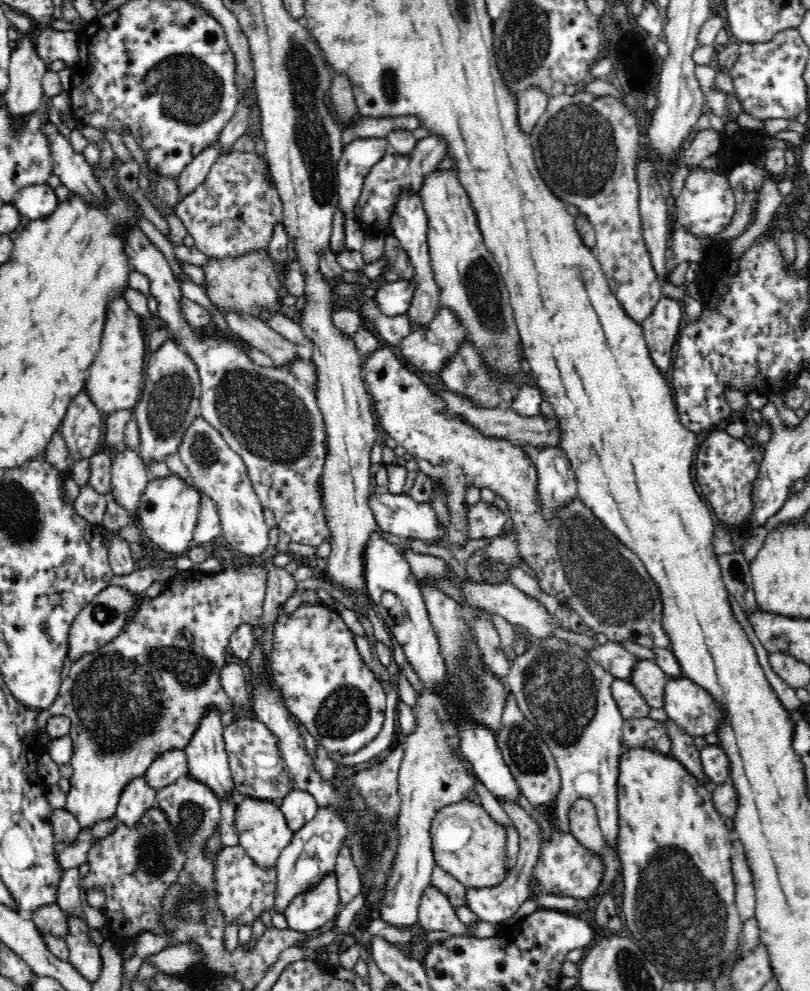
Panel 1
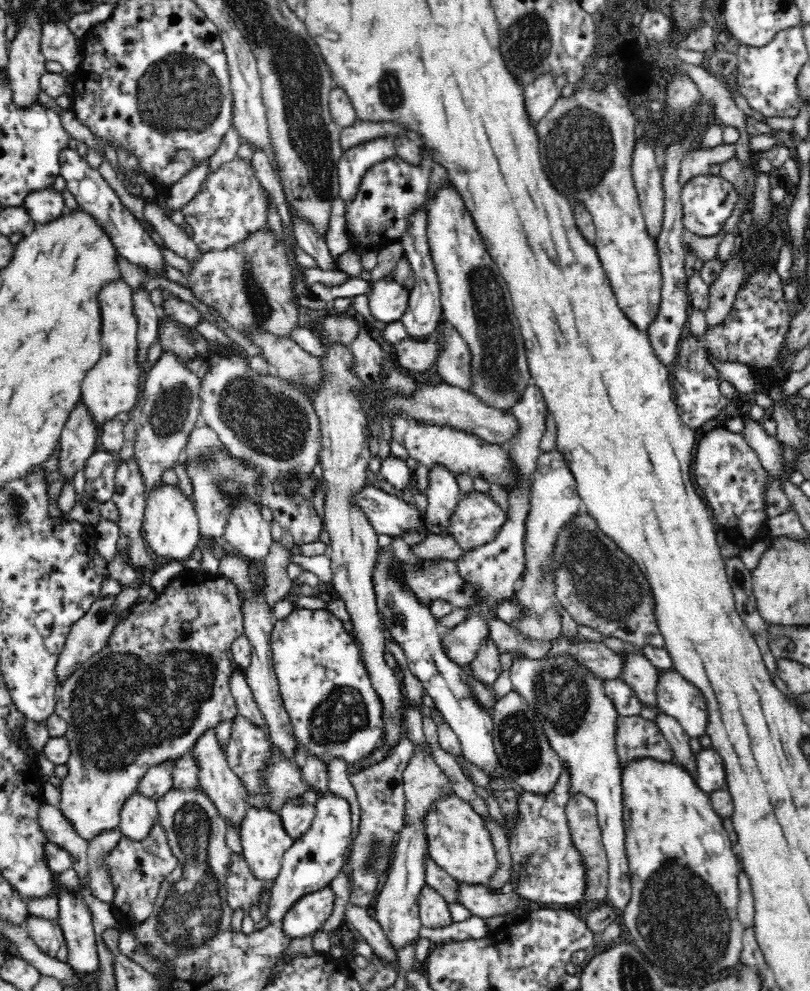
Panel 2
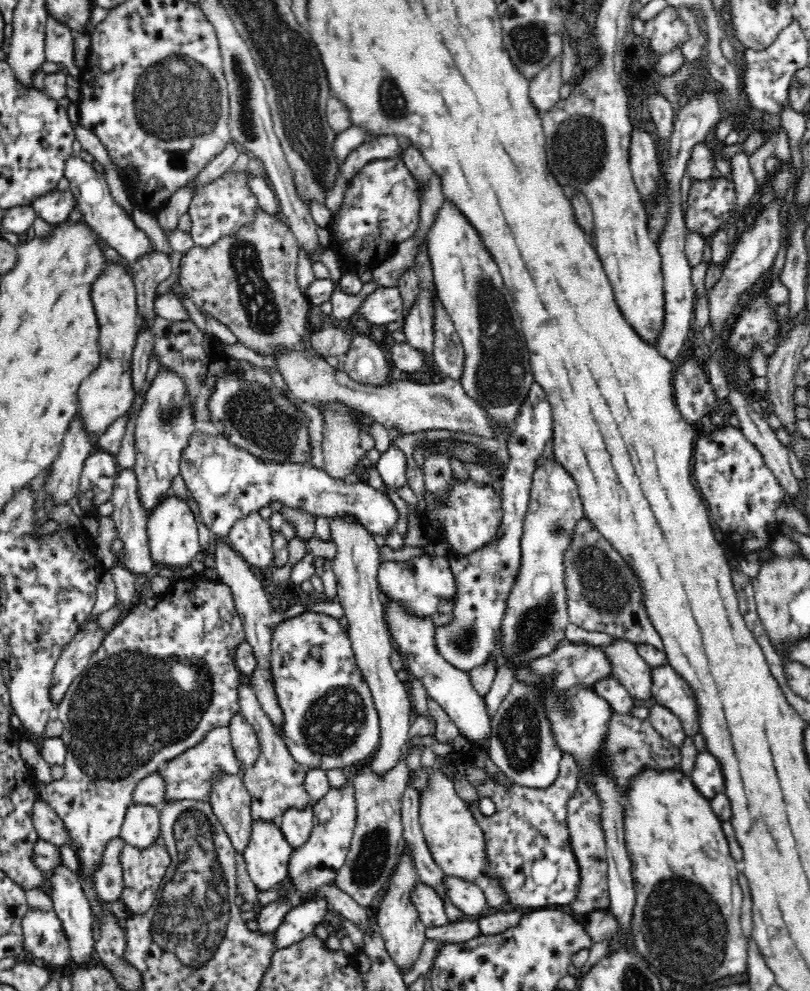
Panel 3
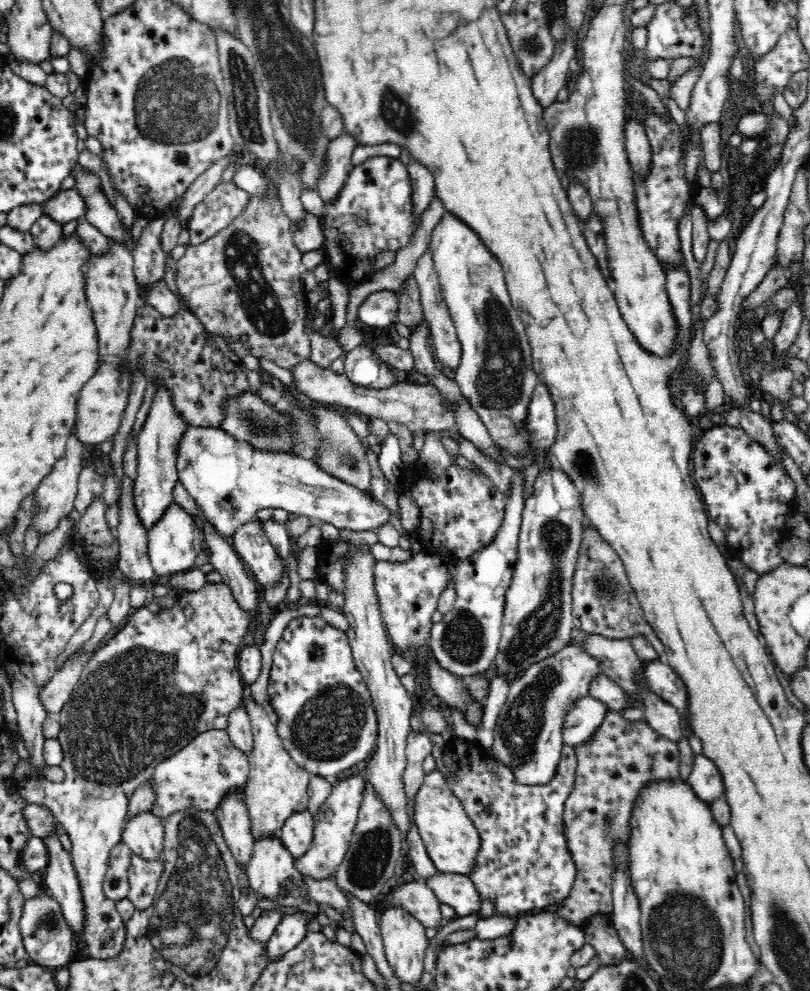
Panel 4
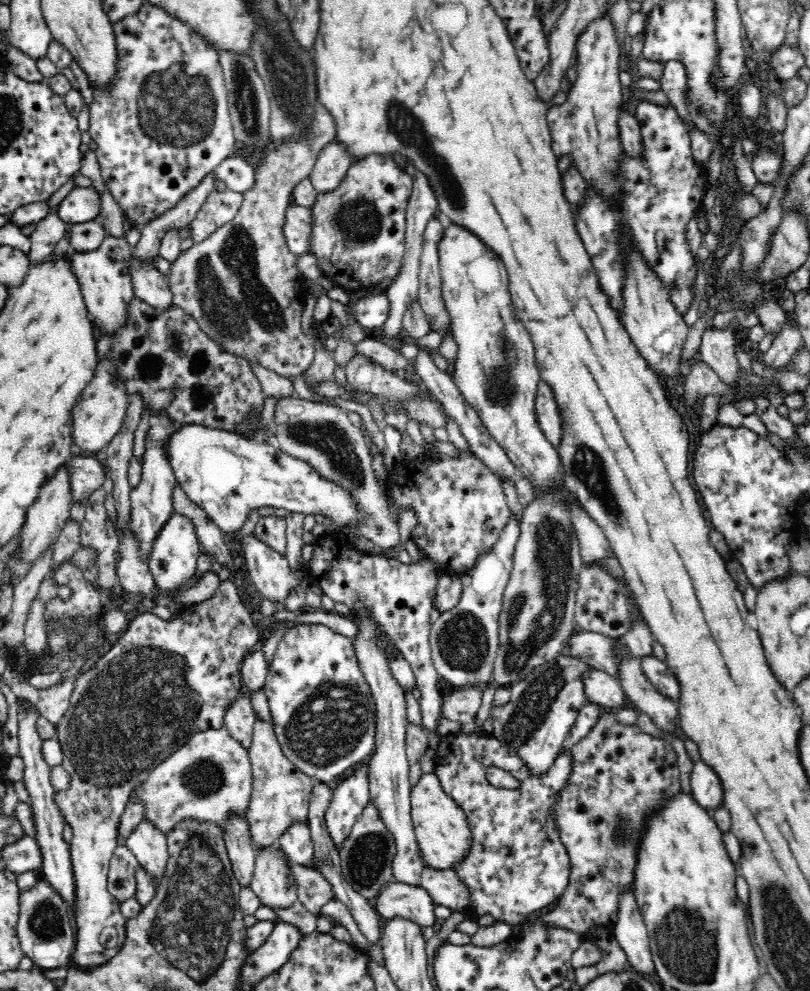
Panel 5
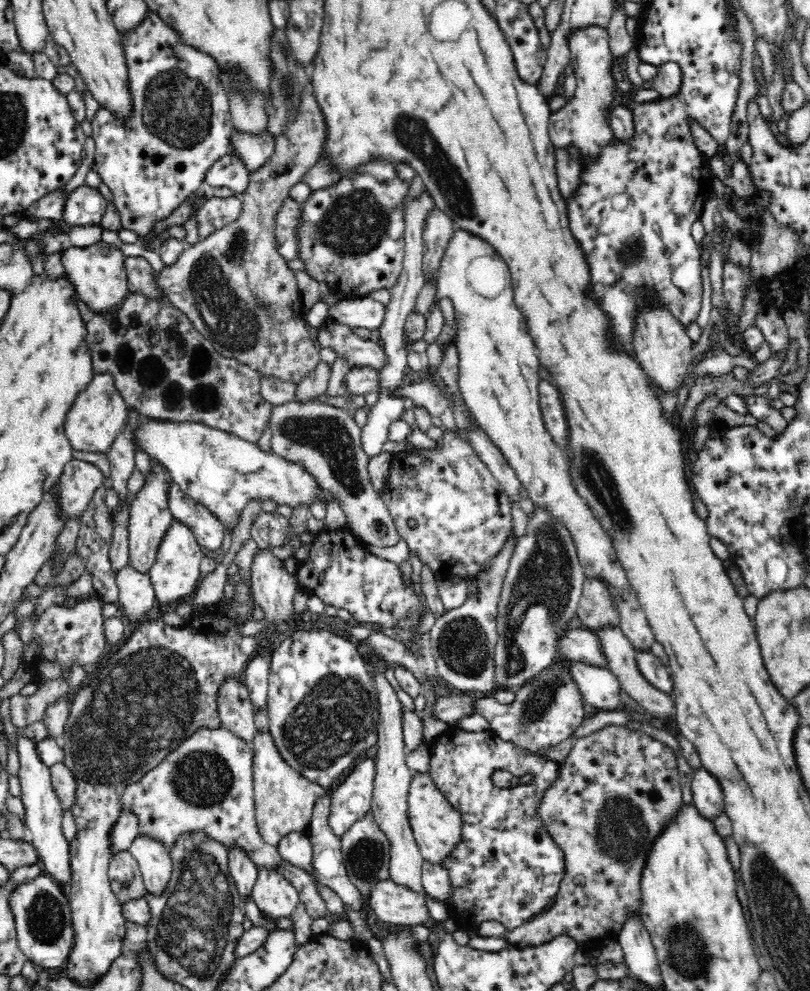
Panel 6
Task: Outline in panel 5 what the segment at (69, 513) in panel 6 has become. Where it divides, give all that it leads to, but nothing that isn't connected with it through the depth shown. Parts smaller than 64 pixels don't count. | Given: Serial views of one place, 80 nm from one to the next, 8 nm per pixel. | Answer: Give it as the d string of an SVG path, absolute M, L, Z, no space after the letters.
M74 456L70 459L72 470L72 495L74 501L88 498L89 494L102 487L104 468L94 457Z

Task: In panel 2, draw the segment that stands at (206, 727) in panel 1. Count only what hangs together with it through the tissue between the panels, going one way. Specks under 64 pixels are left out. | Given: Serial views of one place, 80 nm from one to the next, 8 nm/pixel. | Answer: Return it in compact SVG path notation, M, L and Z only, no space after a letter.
M208 728L204 730L195 741L194 746L188 751L194 759L196 774L198 777L199 788L202 789L218 807L220 815L224 820L230 820L235 828L239 826L239 820L244 816L247 806L252 803L252 797L244 788L242 781L237 774L229 767L225 750L222 749L222 743L218 739L217 728Z

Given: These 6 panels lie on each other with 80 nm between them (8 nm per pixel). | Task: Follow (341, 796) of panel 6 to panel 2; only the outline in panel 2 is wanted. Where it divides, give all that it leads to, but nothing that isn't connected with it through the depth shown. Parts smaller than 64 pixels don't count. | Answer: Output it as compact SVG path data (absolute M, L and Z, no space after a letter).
M329 790L315 805L315 817L308 830L304 831L284 851L281 869L273 881L272 896L267 905L264 919L269 924L280 924L285 912L305 894L320 890L330 884L345 863L345 854L351 838L350 804L343 797Z

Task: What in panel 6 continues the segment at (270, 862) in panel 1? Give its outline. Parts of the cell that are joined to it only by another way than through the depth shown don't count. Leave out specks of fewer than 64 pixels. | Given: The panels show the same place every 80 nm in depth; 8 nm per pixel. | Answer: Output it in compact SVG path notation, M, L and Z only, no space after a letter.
M274 866L257 868L250 895L258 903L260 912L270 918L292 916L301 902L296 887Z

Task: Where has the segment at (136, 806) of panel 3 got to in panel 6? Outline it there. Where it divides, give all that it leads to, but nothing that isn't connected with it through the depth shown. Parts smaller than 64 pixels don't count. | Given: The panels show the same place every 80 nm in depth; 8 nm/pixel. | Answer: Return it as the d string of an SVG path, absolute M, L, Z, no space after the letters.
M139 832L128 849L139 863L147 892L151 896L158 896L171 875L172 862L168 847L164 841Z

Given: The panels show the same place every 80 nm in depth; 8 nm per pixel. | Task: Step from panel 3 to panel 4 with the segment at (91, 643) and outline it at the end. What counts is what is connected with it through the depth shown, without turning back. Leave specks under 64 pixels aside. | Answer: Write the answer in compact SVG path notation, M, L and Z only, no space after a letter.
M81 649L74 652L66 662L62 662L58 672L54 673L48 684L44 686L44 690L40 692L42 704L46 705L47 716L56 715L61 711L70 698L72 689L78 682L84 667L88 665L93 654L92 650Z

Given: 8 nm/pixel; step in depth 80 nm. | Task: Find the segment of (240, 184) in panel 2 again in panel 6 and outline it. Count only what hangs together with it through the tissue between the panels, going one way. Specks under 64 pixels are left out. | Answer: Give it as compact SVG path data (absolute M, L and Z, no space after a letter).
M210 192L209 198L198 208L196 213L196 228L198 228L199 239L202 240L220 230L225 224L232 222L242 208L239 195L232 194L228 198L218 198Z

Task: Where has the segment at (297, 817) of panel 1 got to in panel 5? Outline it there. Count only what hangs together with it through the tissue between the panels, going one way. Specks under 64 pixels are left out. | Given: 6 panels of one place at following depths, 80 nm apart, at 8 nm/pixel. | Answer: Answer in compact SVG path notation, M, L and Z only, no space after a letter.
M308 819L292 821L276 844L286 853L292 864L308 866L308 862L314 858L315 850Z

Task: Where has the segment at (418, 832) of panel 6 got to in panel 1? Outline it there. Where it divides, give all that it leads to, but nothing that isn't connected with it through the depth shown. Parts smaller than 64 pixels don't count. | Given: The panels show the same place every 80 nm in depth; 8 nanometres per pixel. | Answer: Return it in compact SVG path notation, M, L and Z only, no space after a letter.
M464 800L444 807L435 815L431 832L438 868L456 878L467 889L491 888L508 878L508 832L482 805Z

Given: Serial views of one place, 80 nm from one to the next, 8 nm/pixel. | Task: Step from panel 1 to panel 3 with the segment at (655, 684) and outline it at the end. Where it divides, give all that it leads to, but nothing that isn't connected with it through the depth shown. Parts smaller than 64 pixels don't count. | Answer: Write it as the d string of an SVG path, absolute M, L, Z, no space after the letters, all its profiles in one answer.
M616 639L603 650L612 660L612 677L622 683L633 697L652 698L652 667L637 652L638 646Z

